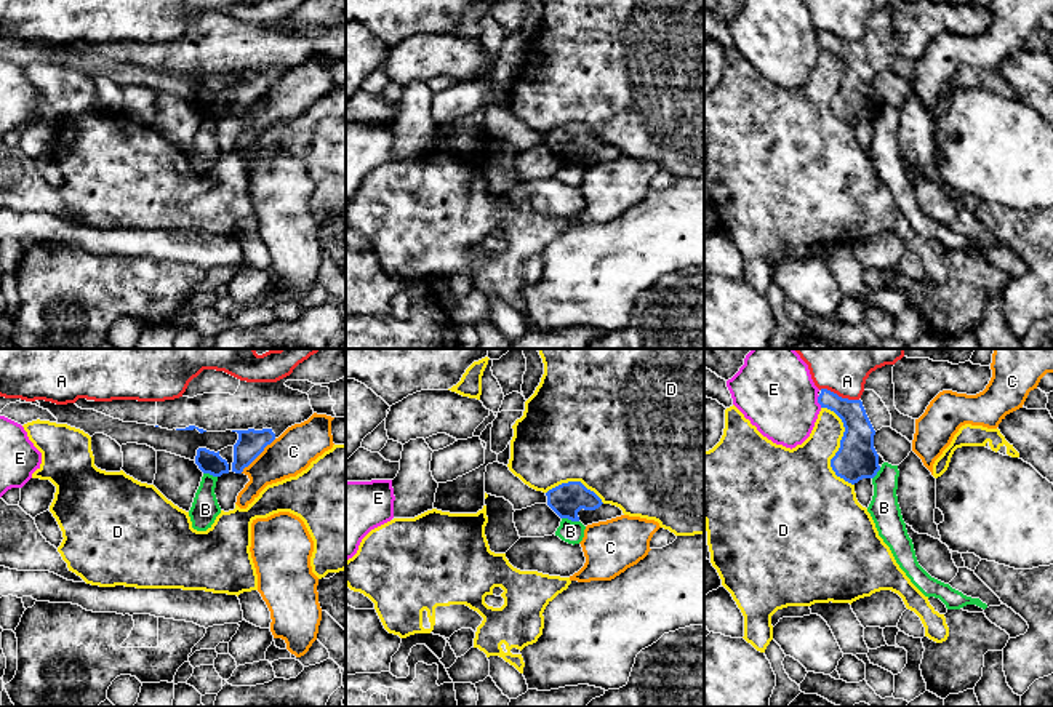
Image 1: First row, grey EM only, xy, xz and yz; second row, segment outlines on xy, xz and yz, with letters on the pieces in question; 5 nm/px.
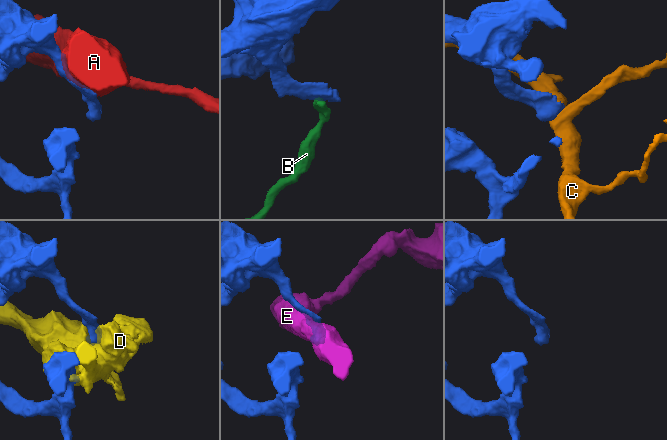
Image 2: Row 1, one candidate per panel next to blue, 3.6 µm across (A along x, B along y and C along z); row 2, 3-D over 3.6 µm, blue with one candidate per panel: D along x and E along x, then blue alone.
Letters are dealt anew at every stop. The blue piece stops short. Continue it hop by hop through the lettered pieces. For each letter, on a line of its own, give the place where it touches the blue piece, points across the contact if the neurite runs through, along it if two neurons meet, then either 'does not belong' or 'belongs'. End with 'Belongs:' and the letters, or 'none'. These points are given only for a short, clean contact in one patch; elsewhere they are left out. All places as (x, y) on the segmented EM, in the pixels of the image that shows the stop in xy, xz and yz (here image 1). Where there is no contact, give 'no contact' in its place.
A: yz (837, 395) | does not belong
B: xz (570, 519) | along xz (562, 517), (578, 522) | does not belong
C: xy (258, 455) | along xy (276, 439), (240, 472) | does not belong
D: yz (840, 447) | does not belong
E: yz (818, 402) | does not belong
Belongs: none

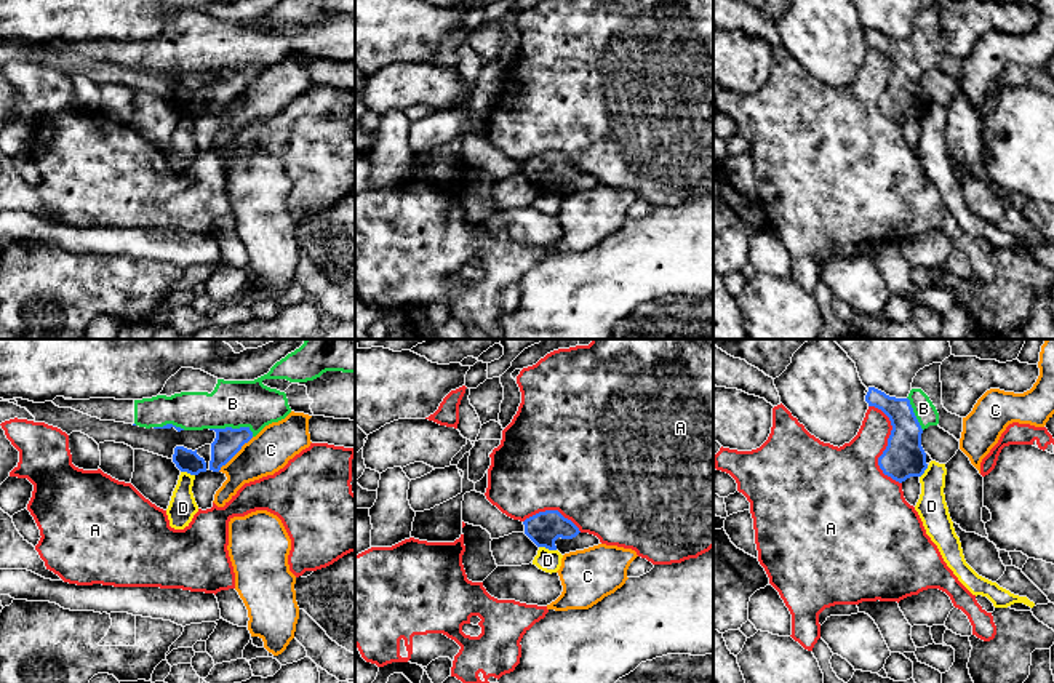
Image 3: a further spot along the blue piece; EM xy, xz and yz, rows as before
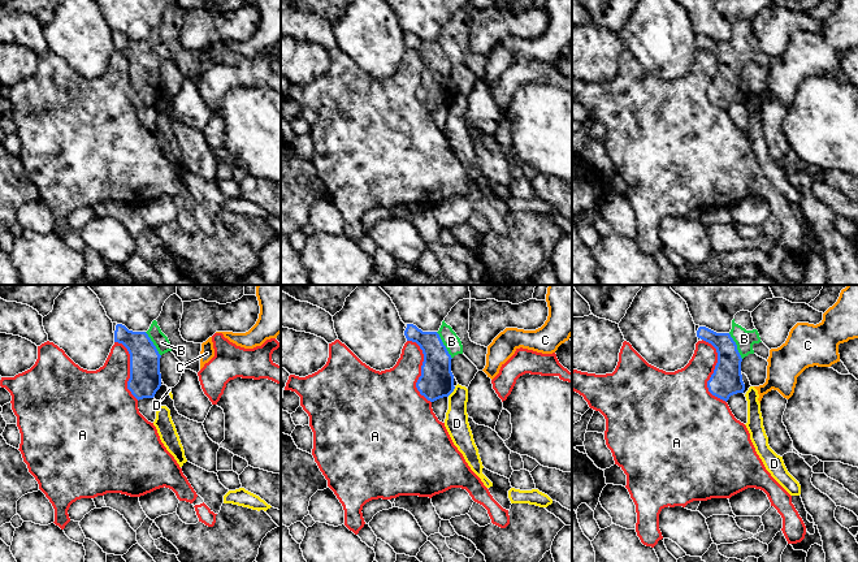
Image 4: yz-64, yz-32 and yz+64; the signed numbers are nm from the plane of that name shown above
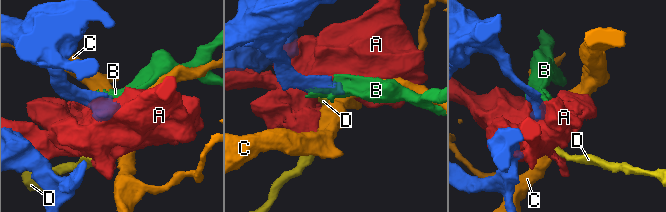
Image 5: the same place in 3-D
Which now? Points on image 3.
A: yz (888, 445) | does not belong
B: xy (231, 427) | belongs
C: xy (235, 453) | along xy (253, 437), (218, 471) | does not belong
D: xz (547, 547) | along xz (539, 546), (555, 551) | does not belong
Belongs: B

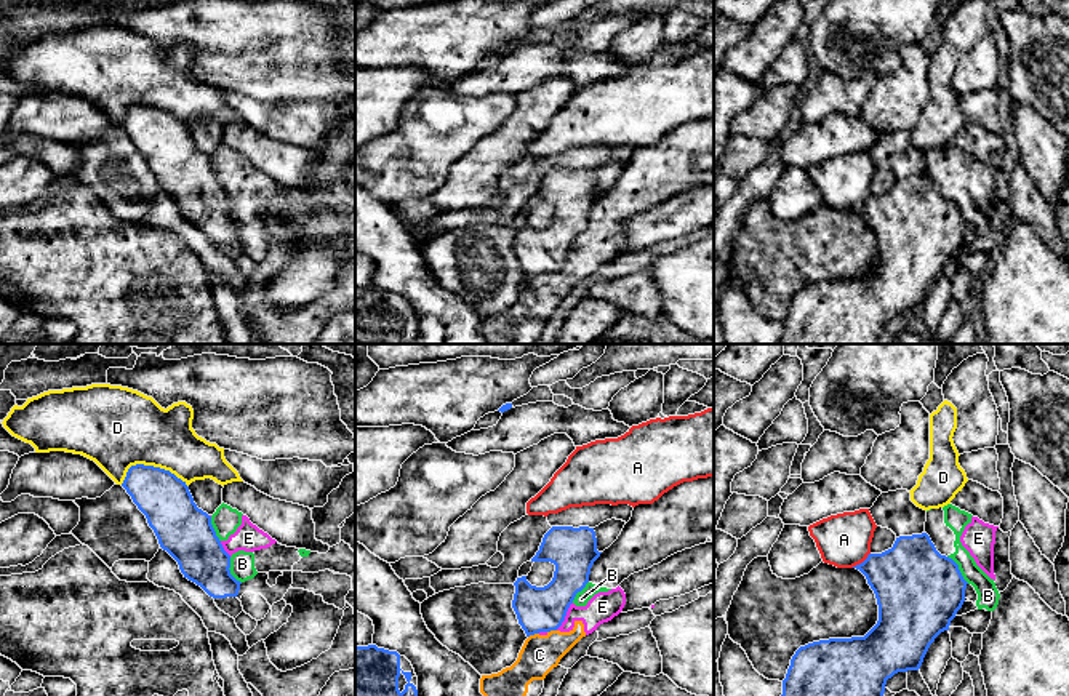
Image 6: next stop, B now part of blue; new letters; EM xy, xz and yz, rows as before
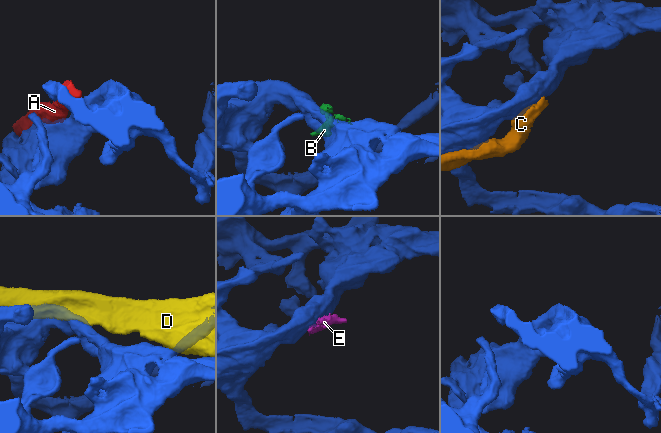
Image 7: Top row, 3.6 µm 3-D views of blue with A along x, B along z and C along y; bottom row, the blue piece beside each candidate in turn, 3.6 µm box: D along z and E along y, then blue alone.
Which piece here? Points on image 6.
A: yz (863, 562) | does not belong
B: yz (959, 570) | does not belong
C: xz (533, 634) | does not belong
D: xy (151, 466) | does not belong
E: xz (565, 615) | does not belong
Belongs: none

